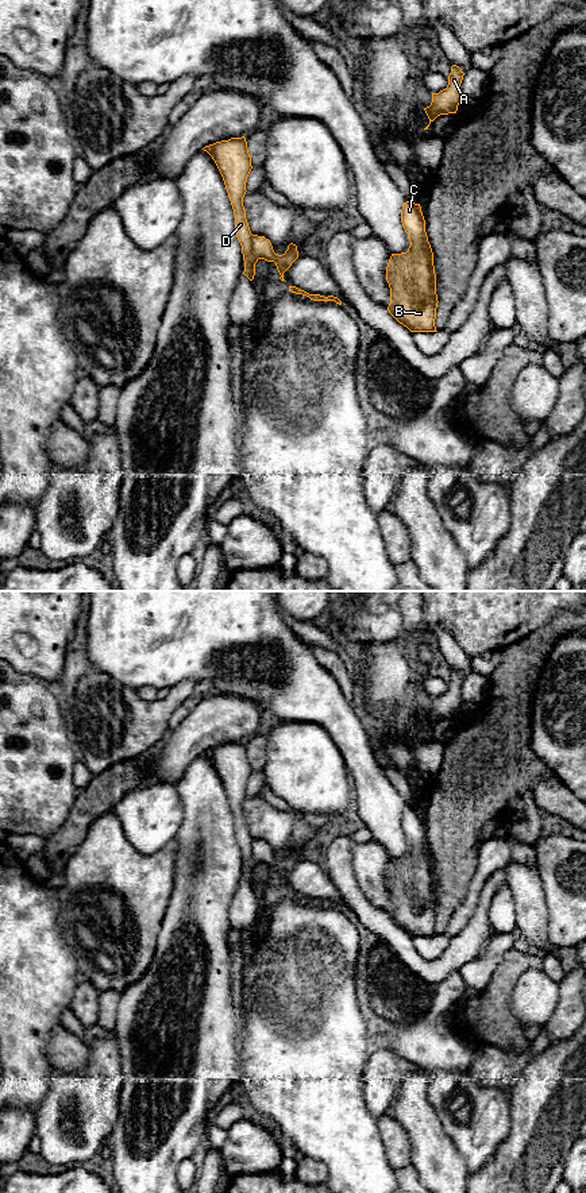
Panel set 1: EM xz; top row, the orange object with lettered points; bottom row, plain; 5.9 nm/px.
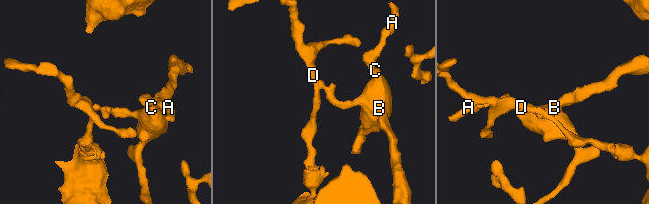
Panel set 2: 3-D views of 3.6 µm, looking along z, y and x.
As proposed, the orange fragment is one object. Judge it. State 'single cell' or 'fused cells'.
fused cells

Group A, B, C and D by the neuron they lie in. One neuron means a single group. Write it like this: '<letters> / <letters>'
A B C / D

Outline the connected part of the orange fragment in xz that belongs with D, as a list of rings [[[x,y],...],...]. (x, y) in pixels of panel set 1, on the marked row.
[[[231,138],[228,140],[216,142],[205,146],[203,150],[212,157],[223,177],[235,215],[236,238],[242,246],[244,260],[243,274],[252,281],[258,258],[252,252],[252,233],[243,206],[243,197],[247,192],[247,177],[252,169],[246,138]]]

